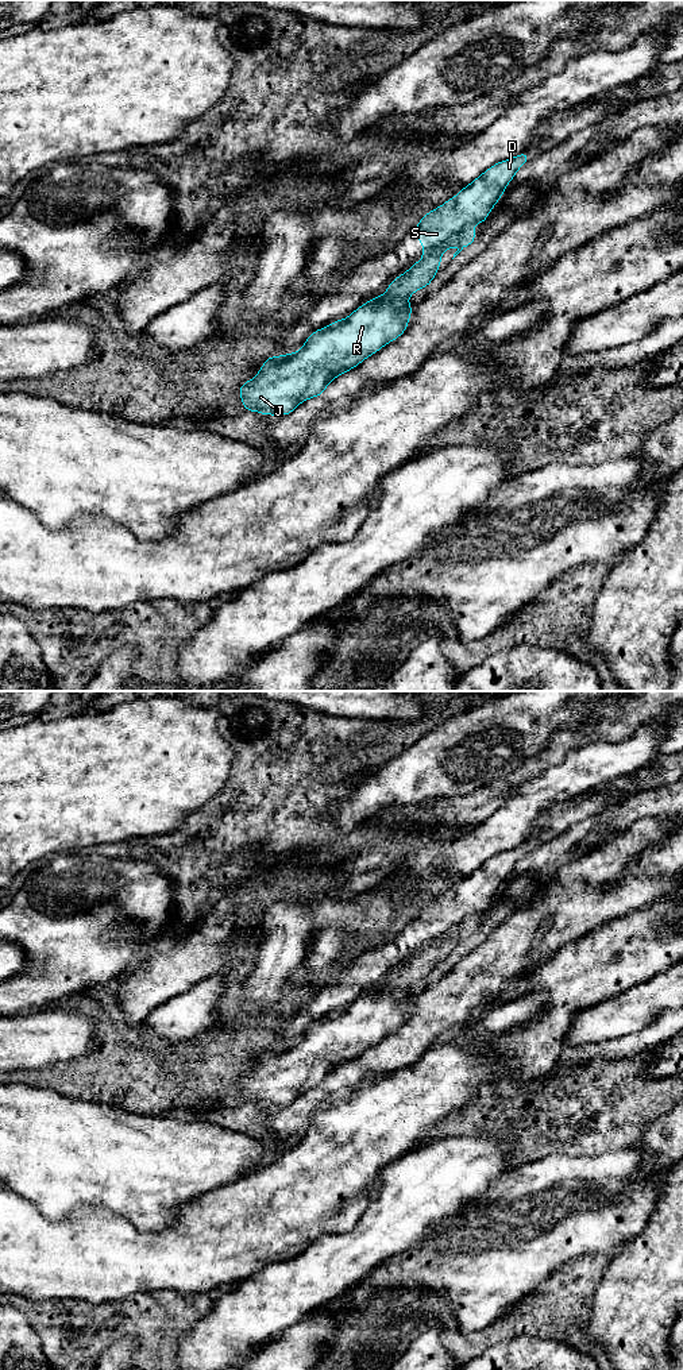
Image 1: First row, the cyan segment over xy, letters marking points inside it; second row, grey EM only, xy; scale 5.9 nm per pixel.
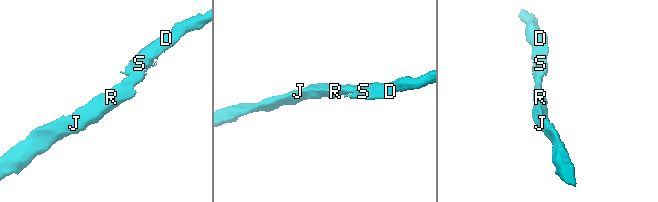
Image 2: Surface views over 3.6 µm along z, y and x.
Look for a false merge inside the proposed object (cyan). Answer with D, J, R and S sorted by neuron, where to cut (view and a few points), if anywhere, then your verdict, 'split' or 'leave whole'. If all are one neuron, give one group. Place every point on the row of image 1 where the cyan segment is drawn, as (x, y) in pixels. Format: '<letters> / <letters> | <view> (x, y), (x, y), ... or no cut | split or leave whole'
D S / J R | xy (474, 223), (465, 227), (450, 246) | split

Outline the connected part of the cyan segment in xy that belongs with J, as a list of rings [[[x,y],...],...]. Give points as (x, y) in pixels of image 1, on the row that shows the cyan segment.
[[[443,252],[431,254],[413,263],[406,273],[390,282],[382,296],[368,300],[344,320],[336,320],[312,332],[297,352],[269,356],[256,377],[238,389],[244,410],[265,416],[288,416],[301,402],[321,395],[336,377],[352,370],[398,339],[406,331],[413,310],[413,305],[406,301],[414,292],[427,287],[433,281],[439,273],[441,255]]]

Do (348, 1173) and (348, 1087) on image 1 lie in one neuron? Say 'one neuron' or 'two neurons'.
two neurons

